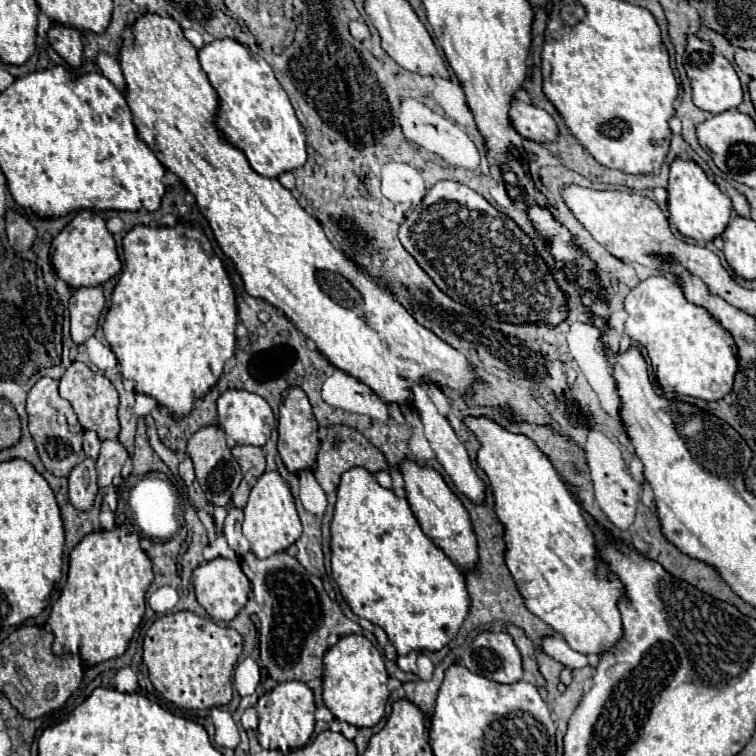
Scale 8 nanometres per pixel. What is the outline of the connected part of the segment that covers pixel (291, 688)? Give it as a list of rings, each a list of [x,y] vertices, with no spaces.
[[[298,680],[292,682],[282,682],[274,690],[266,692],[264,696],[258,698],[256,702],[260,726],[258,726],[258,742],[262,748],[270,750],[282,750],[288,754],[294,748],[302,748],[308,744],[314,732],[314,694],[312,690]]]

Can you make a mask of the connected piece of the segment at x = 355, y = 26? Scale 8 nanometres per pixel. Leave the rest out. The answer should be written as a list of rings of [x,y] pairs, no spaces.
[[[352,21],[349,24],[349,31],[355,39],[366,40],[366,38],[370,38],[369,28],[364,22]]]

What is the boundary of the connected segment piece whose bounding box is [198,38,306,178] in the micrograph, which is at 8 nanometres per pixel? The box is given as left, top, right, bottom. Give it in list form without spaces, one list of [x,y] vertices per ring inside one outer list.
[[[230,38],[206,44],[198,50],[198,60],[220,96],[218,128],[228,142],[246,154],[250,166],[266,178],[278,178],[282,172],[304,166],[306,134],[270,64]]]

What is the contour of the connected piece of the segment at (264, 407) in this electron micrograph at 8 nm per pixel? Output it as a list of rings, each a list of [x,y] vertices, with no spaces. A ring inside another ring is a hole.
[[[226,390],[218,398],[218,422],[220,422],[220,428],[226,432],[226,442],[230,448],[238,444],[264,446],[272,434],[276,418],[272,414],[272,408],[262,396],[246,390]]]

